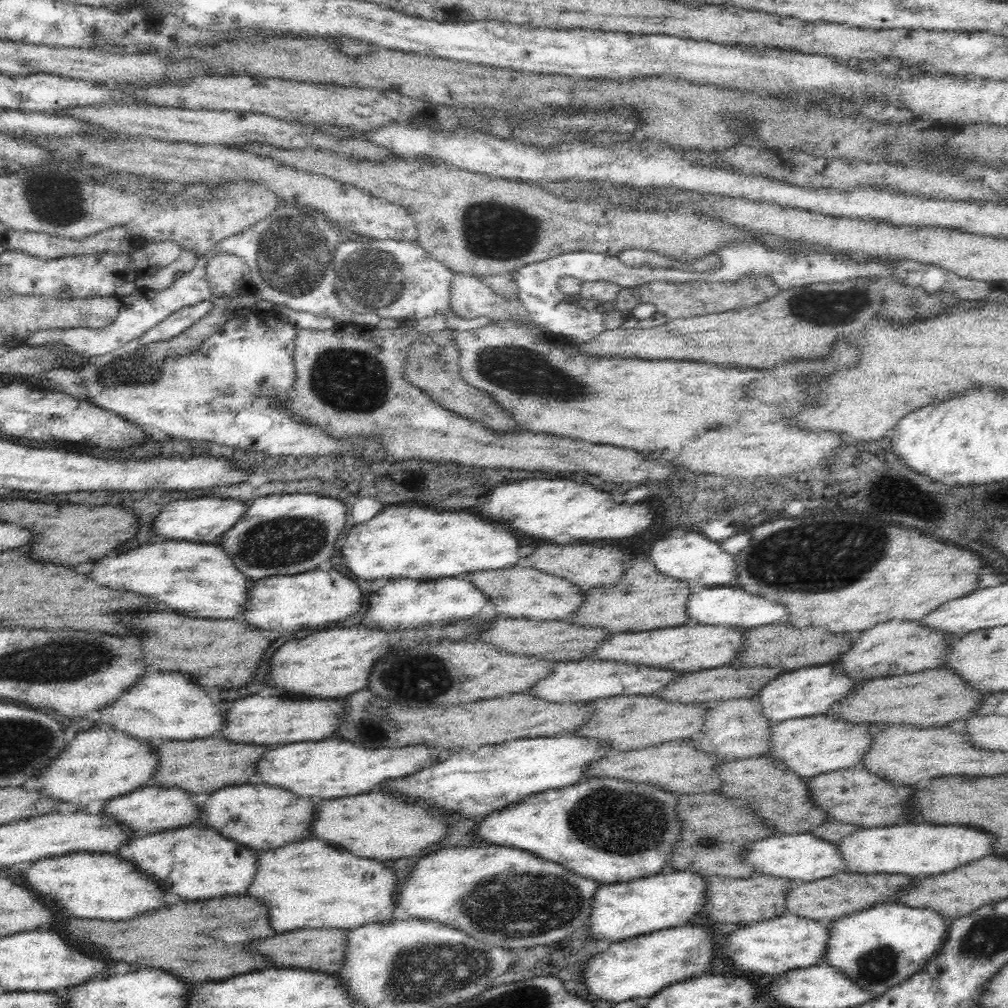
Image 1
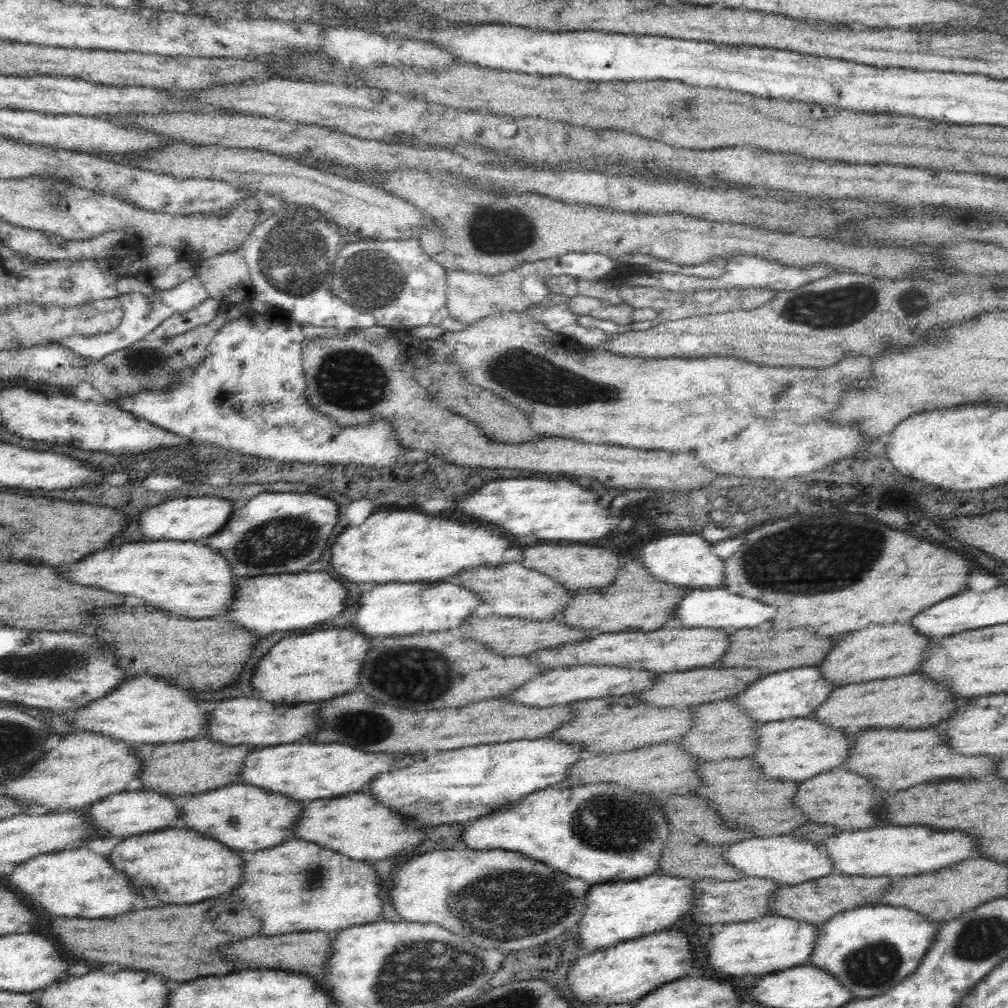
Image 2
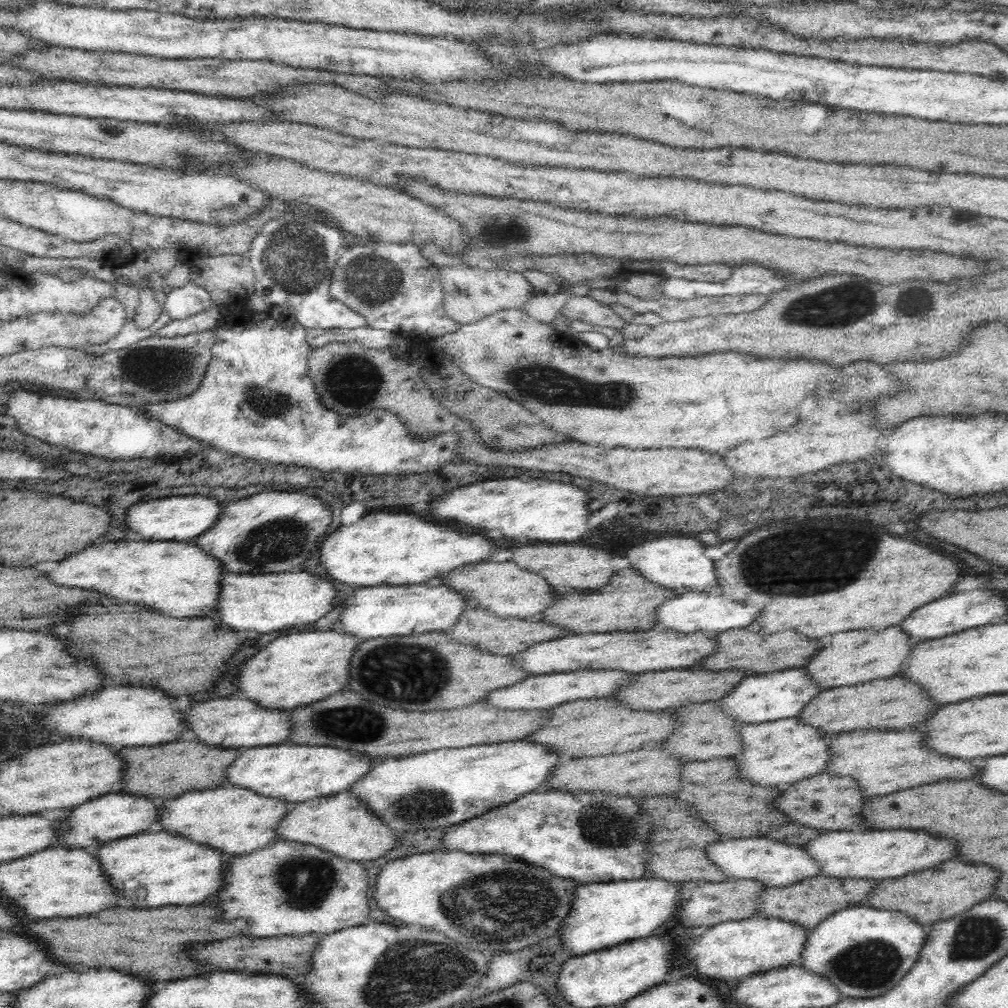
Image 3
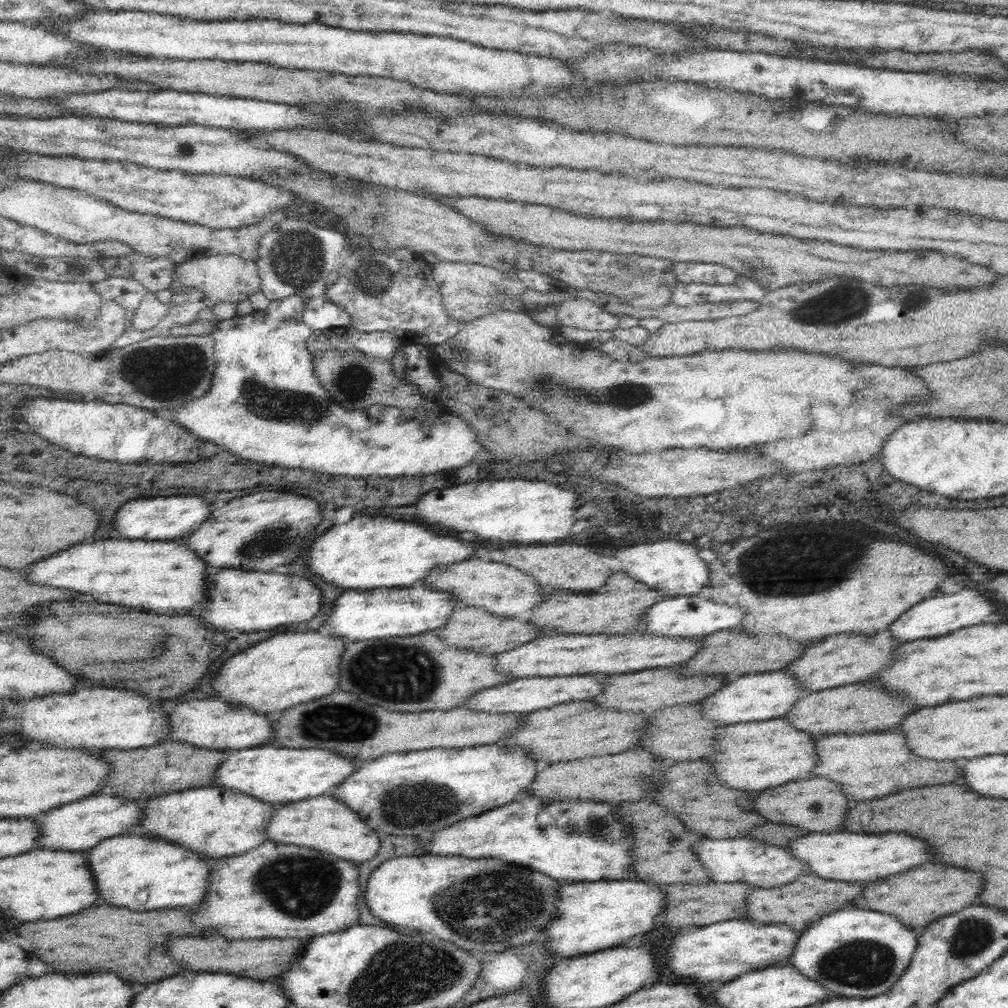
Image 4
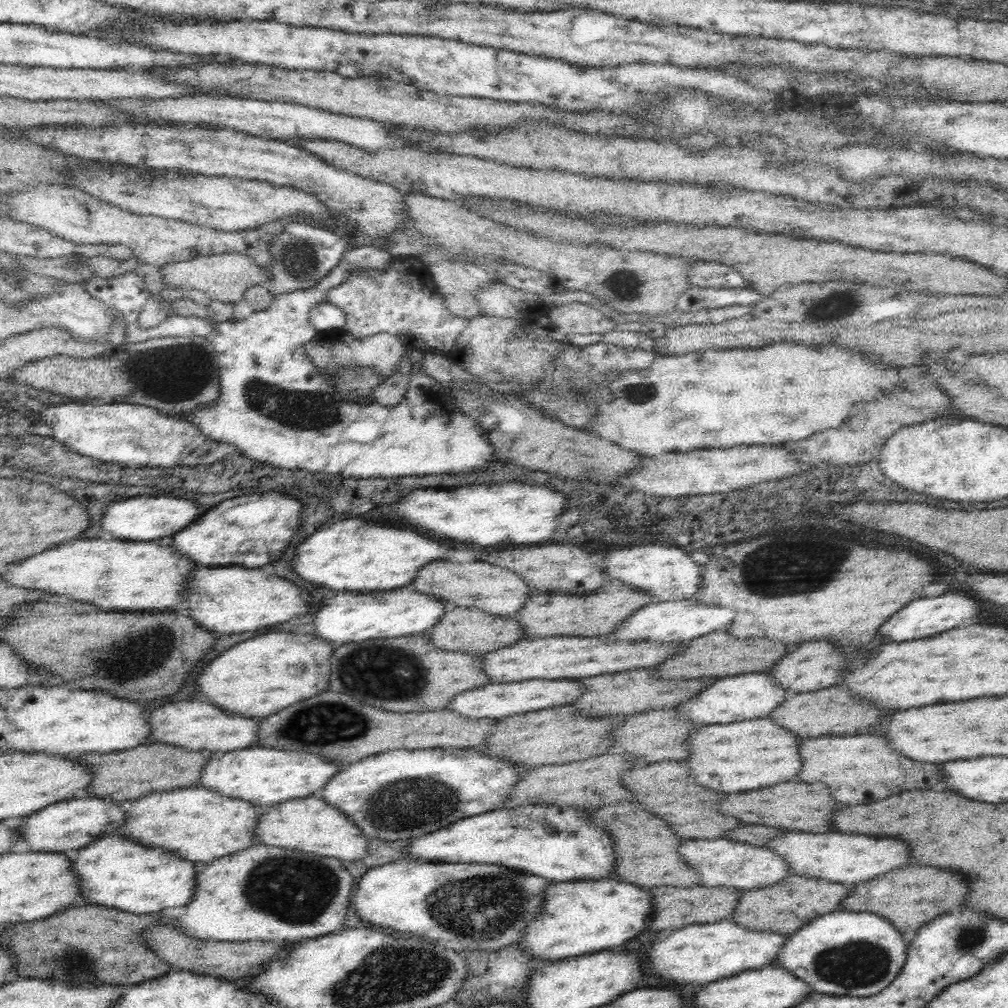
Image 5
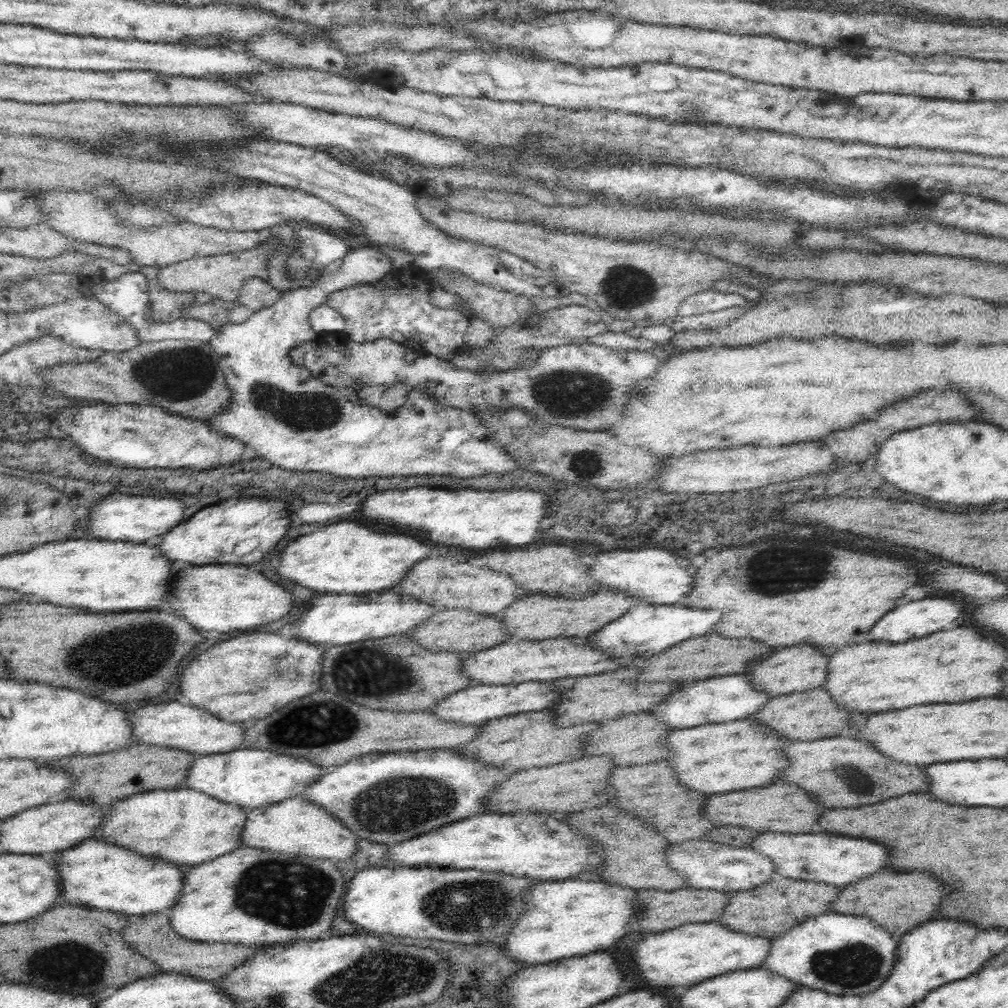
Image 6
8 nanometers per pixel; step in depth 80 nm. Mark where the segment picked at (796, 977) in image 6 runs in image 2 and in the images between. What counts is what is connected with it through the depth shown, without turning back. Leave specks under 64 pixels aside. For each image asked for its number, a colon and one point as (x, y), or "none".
2: (869, 950)
3: (864, 952)
4: (853, 953)
5: (842, 953)

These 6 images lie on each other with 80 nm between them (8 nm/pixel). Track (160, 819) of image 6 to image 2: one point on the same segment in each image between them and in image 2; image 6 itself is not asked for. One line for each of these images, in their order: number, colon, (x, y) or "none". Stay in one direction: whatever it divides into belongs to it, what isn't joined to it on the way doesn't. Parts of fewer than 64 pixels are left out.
2: (244, 819)
3: (234, 821)
4: (213, 823)
5: (197, 824)

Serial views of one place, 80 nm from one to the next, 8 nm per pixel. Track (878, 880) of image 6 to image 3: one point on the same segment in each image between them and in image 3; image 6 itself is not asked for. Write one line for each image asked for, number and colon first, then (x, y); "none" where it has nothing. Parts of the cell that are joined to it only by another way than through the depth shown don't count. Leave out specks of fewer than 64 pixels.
3: (940, 892)
4: (917, 897)
5: (909, 897)

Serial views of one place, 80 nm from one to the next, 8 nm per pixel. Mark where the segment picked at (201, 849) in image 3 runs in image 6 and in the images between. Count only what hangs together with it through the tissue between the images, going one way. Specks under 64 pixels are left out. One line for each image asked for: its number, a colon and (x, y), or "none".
4: (136, 872)
5: (114, 872)
6: (98, 874)

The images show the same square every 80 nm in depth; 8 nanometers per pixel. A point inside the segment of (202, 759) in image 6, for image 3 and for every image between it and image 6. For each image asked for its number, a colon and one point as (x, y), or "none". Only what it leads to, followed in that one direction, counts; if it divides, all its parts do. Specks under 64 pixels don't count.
3: (294, 774)
4: (273, 775)
5: (263, 777)

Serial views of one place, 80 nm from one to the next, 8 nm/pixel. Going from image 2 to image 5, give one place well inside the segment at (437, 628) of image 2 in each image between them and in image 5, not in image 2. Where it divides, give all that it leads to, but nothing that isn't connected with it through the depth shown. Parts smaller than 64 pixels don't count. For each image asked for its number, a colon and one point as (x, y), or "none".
3: (387, 611)
4: (399, 612)
5: (396, 613)

